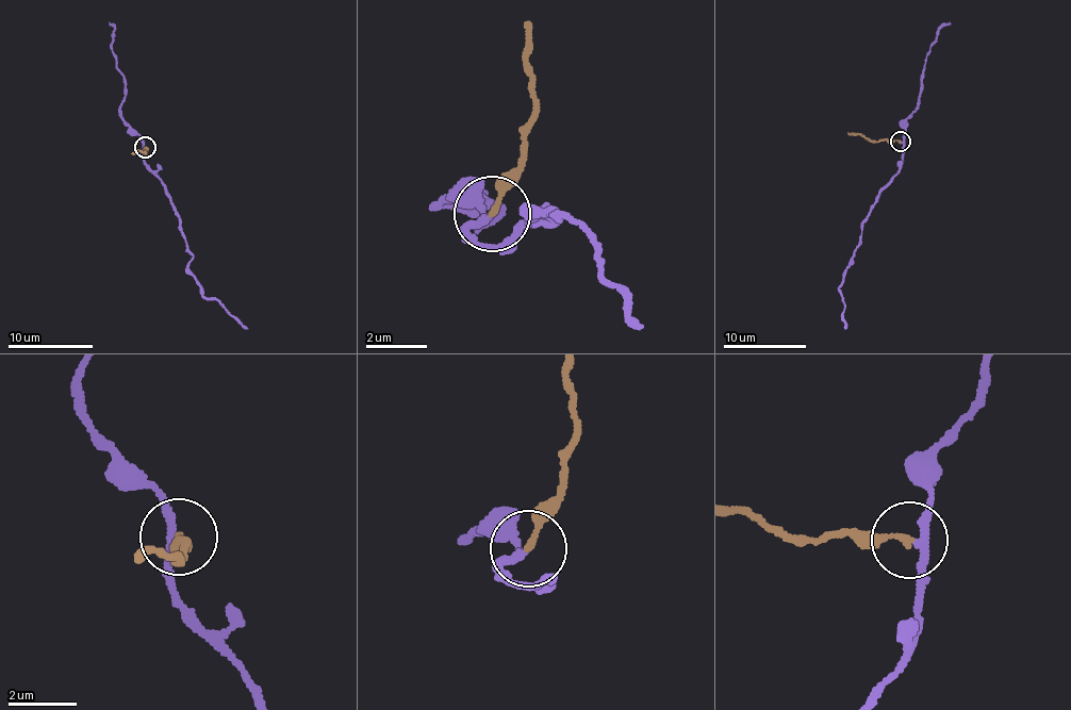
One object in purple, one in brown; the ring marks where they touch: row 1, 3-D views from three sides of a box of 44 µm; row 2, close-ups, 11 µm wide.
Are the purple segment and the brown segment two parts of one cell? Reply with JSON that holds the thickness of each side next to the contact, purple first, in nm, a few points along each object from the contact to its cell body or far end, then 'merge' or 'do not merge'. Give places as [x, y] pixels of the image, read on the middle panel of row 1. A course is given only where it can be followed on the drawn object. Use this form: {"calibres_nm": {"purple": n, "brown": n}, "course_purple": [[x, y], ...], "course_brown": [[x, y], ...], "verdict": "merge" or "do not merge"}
{"calibres_nm": {"purple": 200, "brown": 190}, "course_purple": [[491, 218], [463, 229], [493, 251], [546, 208], [537, 221], [554, 215], [529, 216], [560, 217], [641, 327]], "course_brown": [[491, 211], [536, 117], [532, 26]], "verdict": "do not merge"}

